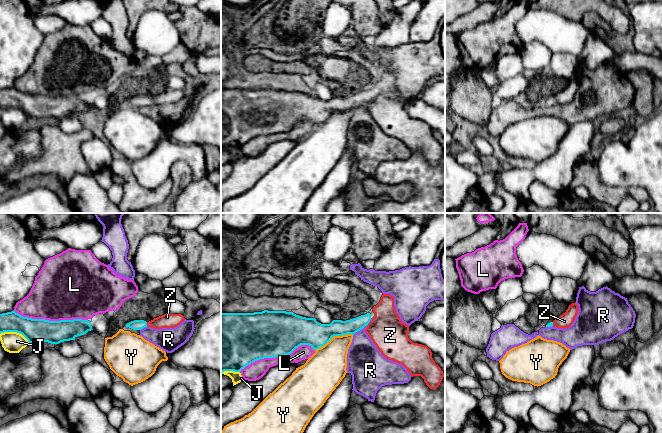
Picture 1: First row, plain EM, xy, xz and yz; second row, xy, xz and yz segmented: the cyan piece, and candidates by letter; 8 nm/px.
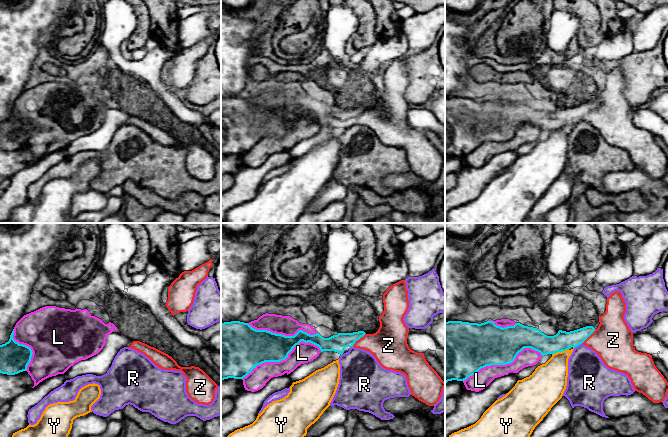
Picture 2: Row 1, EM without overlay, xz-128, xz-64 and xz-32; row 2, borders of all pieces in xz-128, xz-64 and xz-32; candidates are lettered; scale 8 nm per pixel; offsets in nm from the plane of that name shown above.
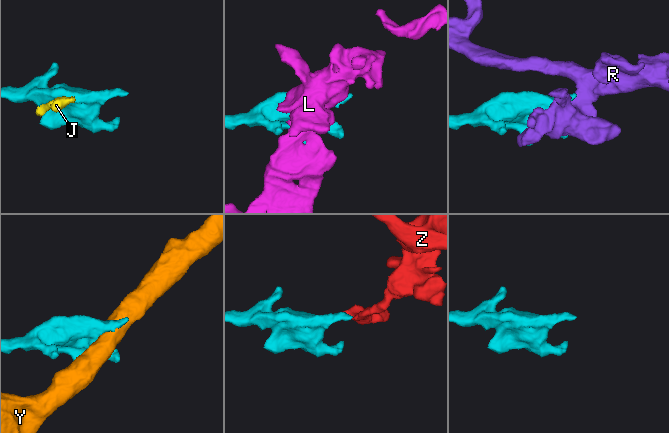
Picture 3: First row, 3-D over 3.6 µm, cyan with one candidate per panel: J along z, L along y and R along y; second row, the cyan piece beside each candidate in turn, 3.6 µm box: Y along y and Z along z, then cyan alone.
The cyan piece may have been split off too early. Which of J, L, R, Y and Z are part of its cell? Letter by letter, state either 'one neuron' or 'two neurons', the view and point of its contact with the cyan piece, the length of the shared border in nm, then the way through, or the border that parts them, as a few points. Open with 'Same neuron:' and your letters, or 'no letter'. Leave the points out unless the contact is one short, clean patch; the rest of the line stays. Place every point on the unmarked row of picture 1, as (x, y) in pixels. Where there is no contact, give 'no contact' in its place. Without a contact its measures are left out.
Same neuron: Z
J: two neurons; meets cyan in xy at (15, 107); contact 260 nm long
L: two neurons; meets cyan in xz at (276, 132); contact 650 nm long
R: two neurons; meets cyan in xz at (359, 106); contact 140 nm long; border along xz (366, 101), (353, 111)
Y: two neurons; meets cyan in xz at (333, 112); contact 340 nm long
Z: one neuron; meets cyan in xy at (146, 100); contact 30 nm long; runs through xy (136, 100), (146, 100), (168, 96)

